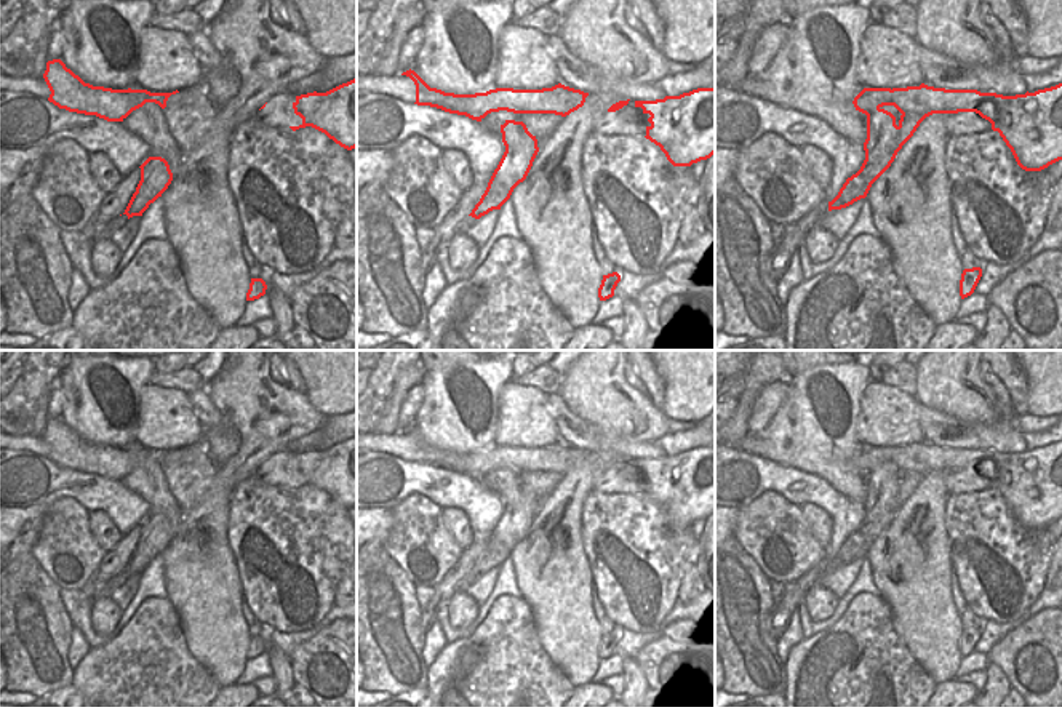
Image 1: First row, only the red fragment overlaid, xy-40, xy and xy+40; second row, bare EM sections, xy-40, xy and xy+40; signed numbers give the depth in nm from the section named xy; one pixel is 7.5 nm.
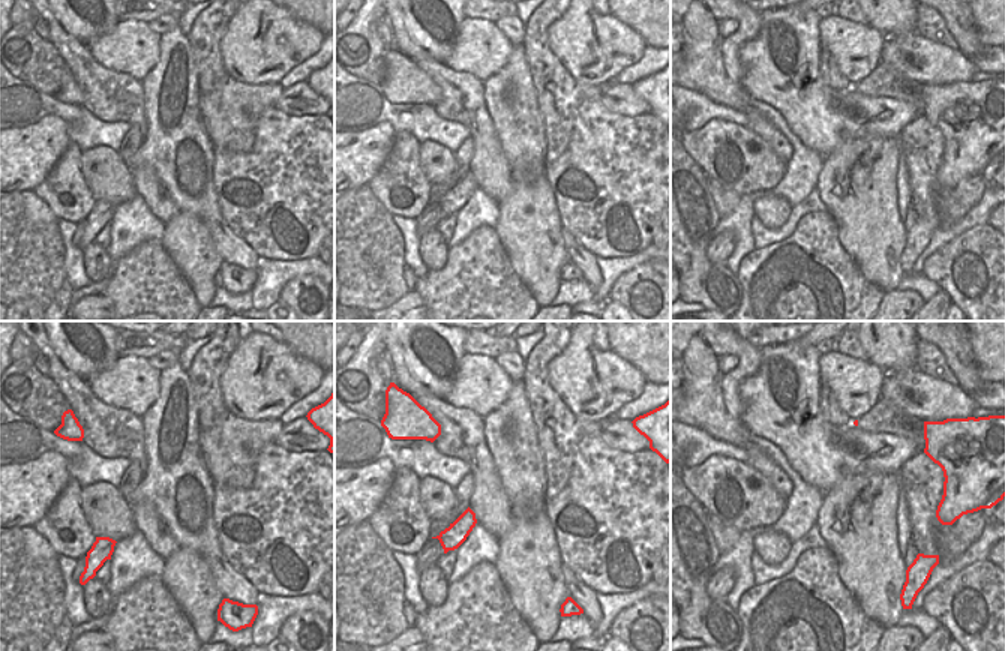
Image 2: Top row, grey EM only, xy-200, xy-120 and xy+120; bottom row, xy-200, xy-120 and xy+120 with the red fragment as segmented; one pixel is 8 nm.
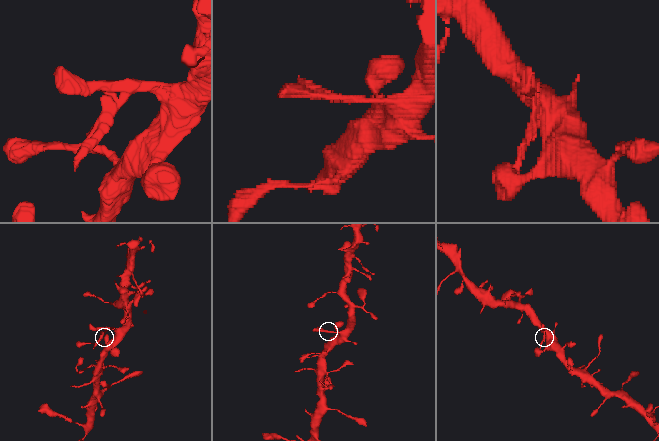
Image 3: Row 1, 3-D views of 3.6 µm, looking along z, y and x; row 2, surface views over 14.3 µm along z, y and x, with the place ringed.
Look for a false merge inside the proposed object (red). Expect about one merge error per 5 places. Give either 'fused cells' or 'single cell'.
single cell

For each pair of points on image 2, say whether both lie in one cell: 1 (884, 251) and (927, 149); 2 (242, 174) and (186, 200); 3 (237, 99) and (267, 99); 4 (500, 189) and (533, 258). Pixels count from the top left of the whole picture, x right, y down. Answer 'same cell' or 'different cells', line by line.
1: different cells
2: different cells
3: same cell
4: different cells

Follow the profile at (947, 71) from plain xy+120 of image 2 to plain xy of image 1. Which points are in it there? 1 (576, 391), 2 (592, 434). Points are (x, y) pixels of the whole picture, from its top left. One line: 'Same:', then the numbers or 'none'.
Same: 2

